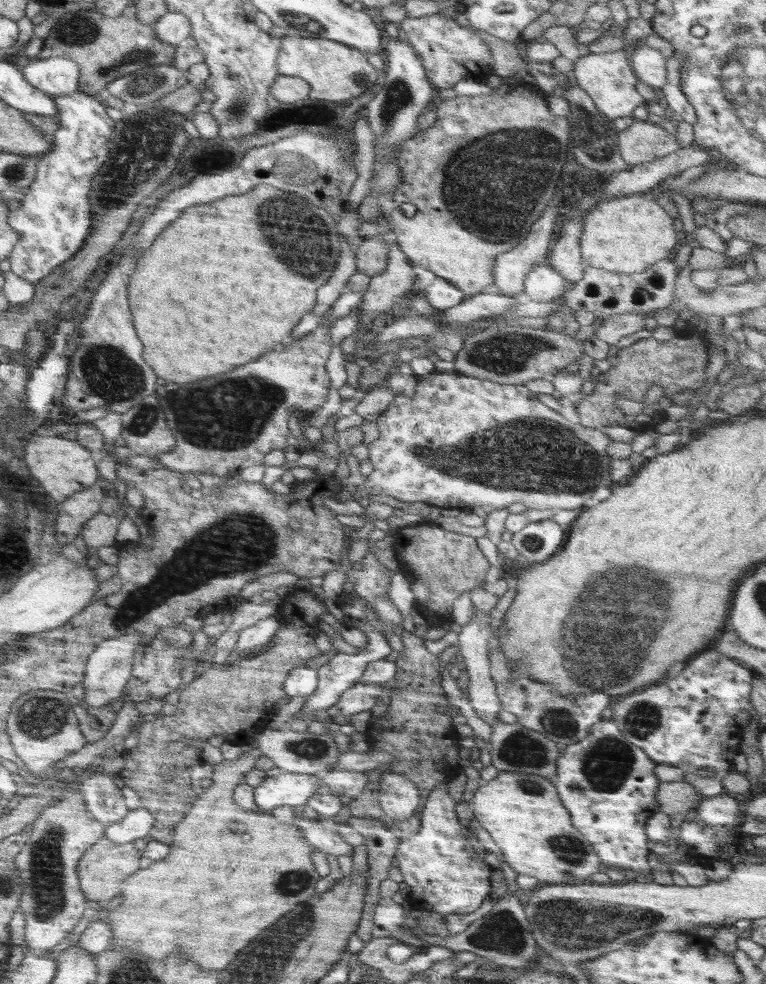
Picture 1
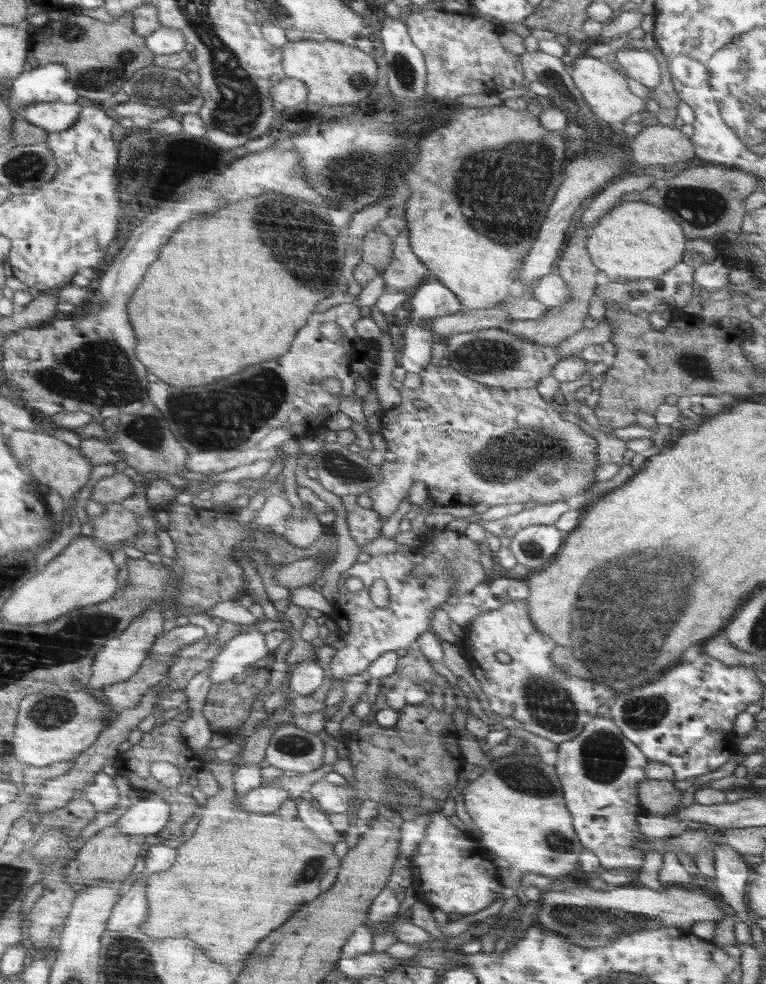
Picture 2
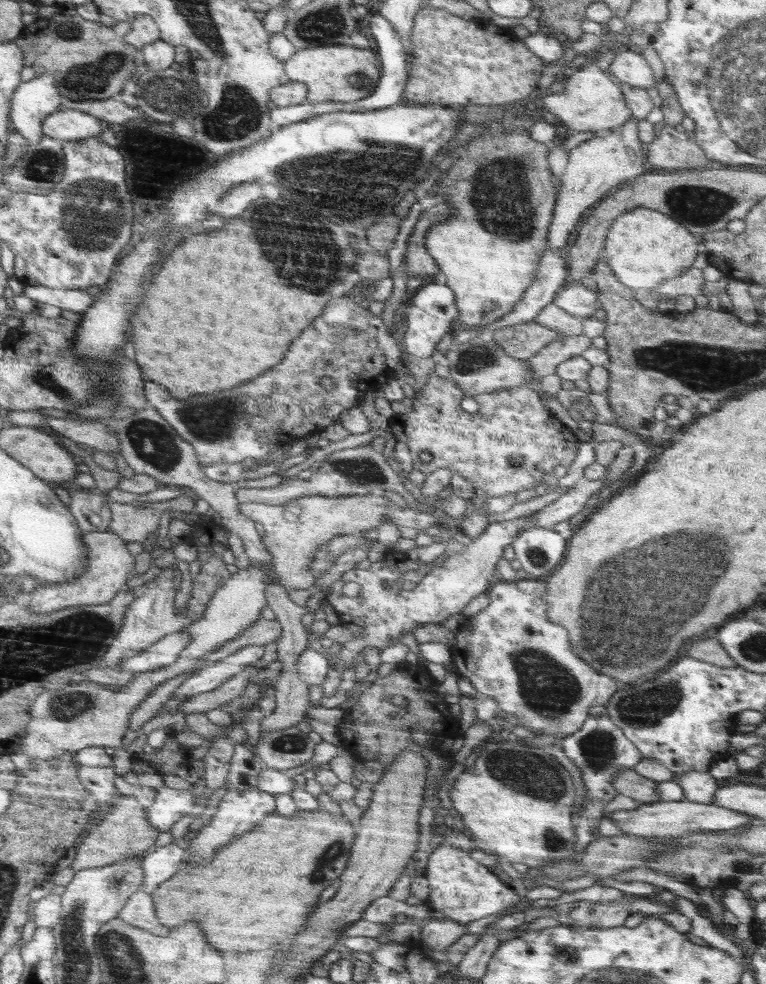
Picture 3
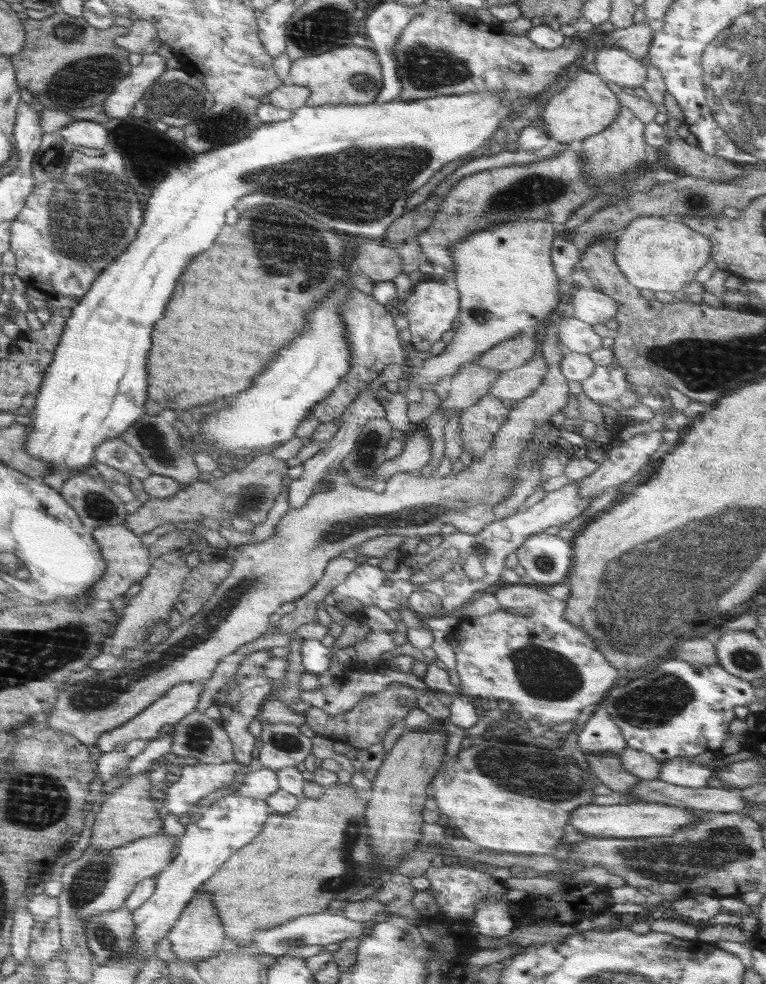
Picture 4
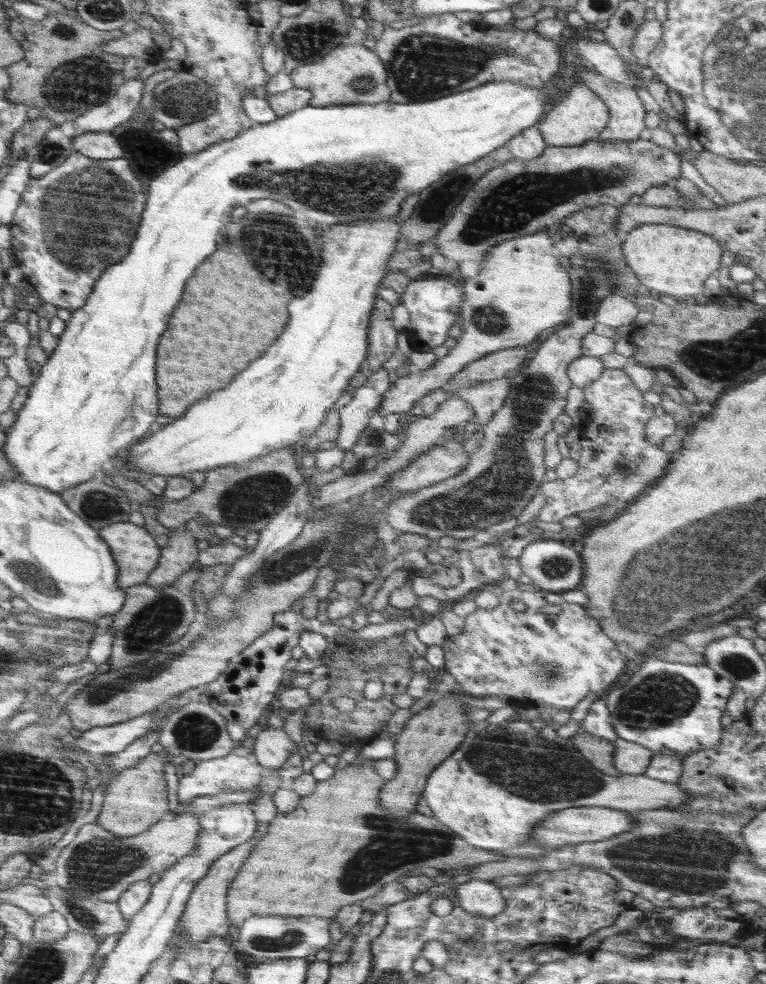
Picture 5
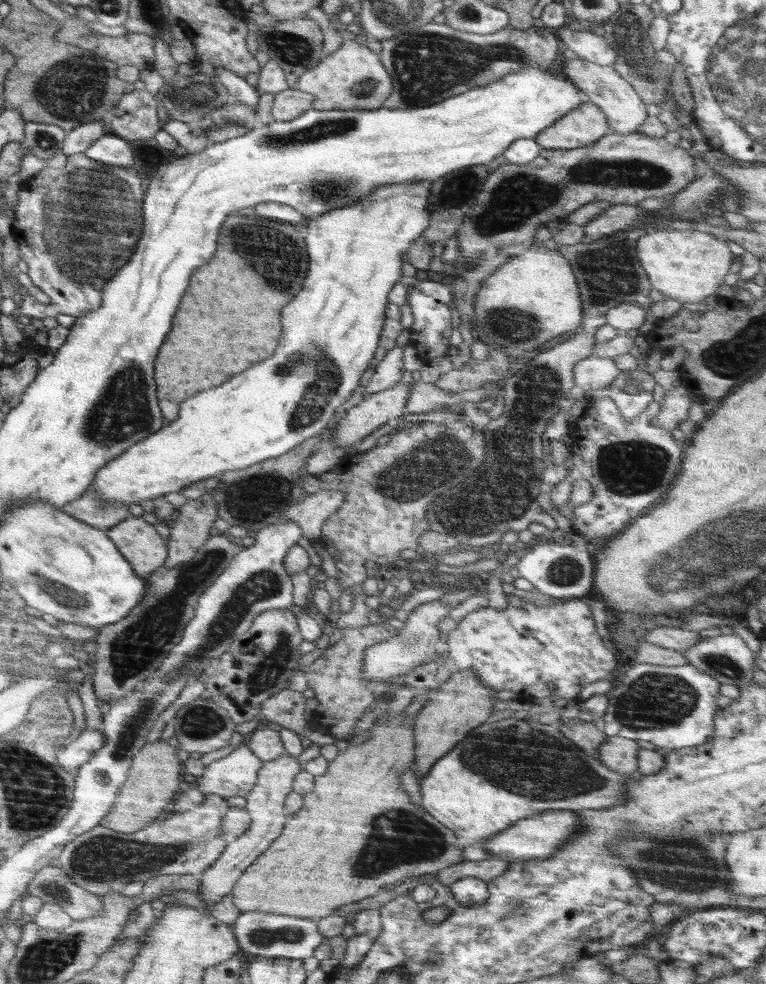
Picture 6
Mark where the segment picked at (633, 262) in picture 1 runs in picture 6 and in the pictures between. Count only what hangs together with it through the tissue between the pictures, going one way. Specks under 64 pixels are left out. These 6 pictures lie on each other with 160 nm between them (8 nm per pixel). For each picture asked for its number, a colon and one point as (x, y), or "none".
2: (634, 240)
3: (643, 247)
4: (661, 254)
5: (676, 261)
6: (687, 265)

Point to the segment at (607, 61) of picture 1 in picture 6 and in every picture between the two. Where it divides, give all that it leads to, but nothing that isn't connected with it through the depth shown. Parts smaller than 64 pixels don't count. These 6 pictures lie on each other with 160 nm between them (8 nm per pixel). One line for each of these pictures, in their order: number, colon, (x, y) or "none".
2: (603, 85)
3: (590, 102)
4: (586, 106)
5: (580, 116)
6: (584, 125)

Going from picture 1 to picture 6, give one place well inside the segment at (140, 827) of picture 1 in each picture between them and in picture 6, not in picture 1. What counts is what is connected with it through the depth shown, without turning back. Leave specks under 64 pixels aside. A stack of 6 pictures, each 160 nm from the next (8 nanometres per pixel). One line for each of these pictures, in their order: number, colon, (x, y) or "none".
2: (150, 814)
3: (170, 805)
4: (196, 781)
5: (239, 770)
6: (235, 774)

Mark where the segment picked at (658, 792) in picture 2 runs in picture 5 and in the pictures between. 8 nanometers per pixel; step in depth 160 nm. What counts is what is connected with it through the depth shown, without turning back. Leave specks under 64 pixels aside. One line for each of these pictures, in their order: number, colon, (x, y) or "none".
3: (628, 782)
4: (607, 767)
5: (599, 752)

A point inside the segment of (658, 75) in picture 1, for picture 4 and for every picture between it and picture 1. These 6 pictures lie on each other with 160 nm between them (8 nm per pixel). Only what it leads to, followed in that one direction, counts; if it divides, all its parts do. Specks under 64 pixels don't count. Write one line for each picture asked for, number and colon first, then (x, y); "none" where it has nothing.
2: (640, 65)
3: (629, 67)
4: (613, 64)

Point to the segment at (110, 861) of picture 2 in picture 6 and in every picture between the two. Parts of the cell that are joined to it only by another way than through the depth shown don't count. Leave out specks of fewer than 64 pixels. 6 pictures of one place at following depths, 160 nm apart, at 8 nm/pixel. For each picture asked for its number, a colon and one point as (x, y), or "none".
3: (124, 829)
4: (126, 813)
5: (137, 798)
6: (154, 777)

